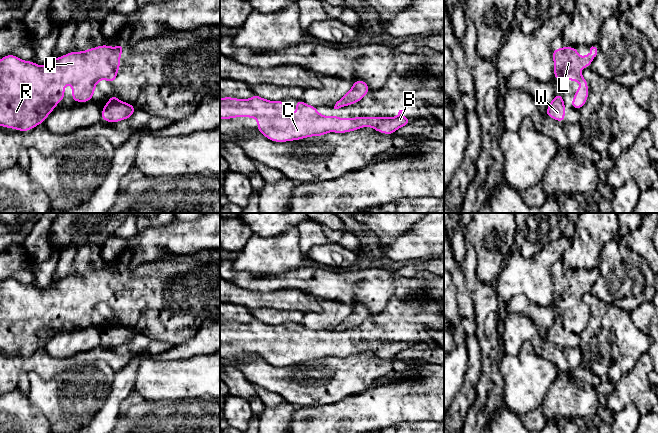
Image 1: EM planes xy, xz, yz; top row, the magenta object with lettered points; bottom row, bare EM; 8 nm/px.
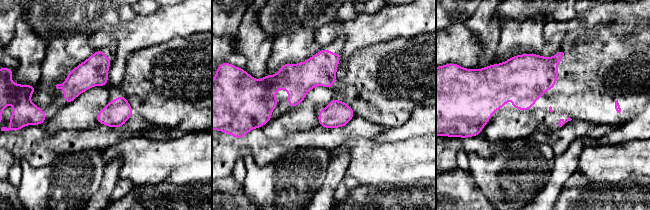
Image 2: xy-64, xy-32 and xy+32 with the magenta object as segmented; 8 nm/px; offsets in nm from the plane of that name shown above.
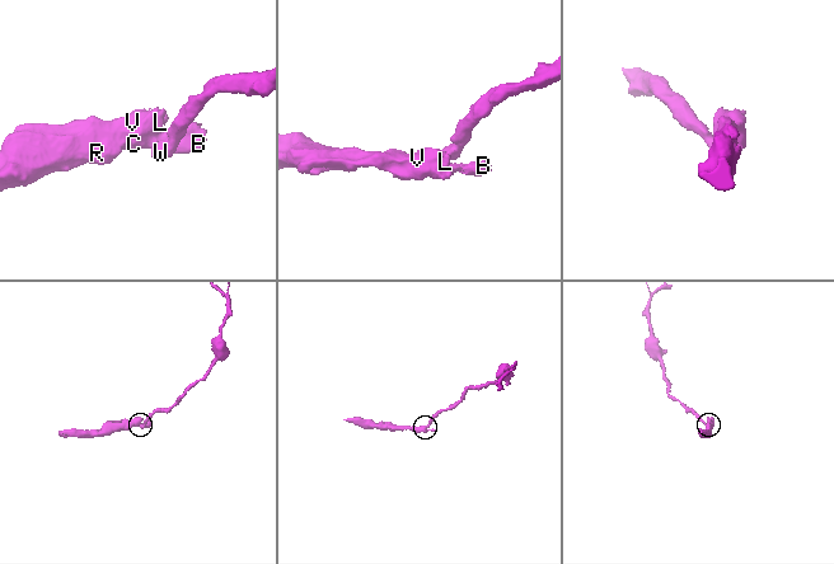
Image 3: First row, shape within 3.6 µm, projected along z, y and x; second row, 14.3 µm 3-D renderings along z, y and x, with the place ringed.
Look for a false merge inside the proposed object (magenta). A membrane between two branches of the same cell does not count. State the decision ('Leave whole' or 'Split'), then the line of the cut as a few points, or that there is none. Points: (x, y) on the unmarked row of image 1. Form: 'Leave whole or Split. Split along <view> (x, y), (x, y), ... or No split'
Split. Split along xy (116, 321), (109, 325)

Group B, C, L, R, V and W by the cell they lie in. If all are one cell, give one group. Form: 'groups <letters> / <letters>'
groups B C L R V / W

